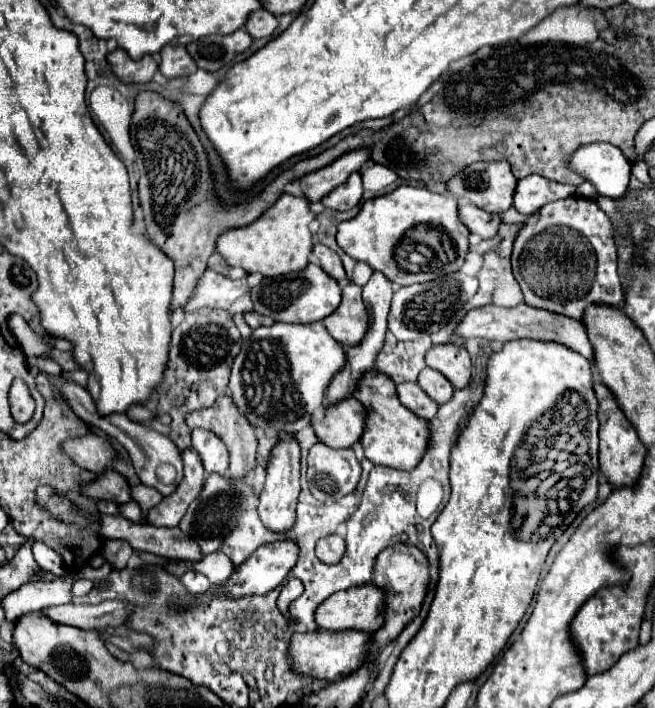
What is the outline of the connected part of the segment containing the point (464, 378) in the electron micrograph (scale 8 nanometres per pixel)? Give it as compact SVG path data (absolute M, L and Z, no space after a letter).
M459 344L433 346L425 358L427 366L441 372L453 388L465 388L471 382L471 358Z

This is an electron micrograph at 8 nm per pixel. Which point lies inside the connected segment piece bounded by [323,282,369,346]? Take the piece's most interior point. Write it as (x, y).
(348, 324)

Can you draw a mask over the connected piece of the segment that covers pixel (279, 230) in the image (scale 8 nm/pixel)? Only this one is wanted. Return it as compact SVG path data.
M281 194L281 198L267 210L255 224L247 228L233 228L219 236L217 254L225 258L229 266L239 266L247 274L259 272L263 276L279 276L301 270L309 264L309 254L313 248L313 234L309 224L315 220L315 214L309 212L309 202L305 198L295 198L291 194Z

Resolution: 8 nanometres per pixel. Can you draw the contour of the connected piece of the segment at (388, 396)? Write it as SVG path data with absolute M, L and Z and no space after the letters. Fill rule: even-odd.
M369 370L359 380L357 392L353 392L353 396L367 410L365 432L361 436L365 458L369 458L373 464L381 464L381 466L389 466L397 470L415 468L415 464L421 460L421 456L427 450L429 428L425 420L421 420L419 416L413 416L413 412L399 402L393 380L379 370Z

